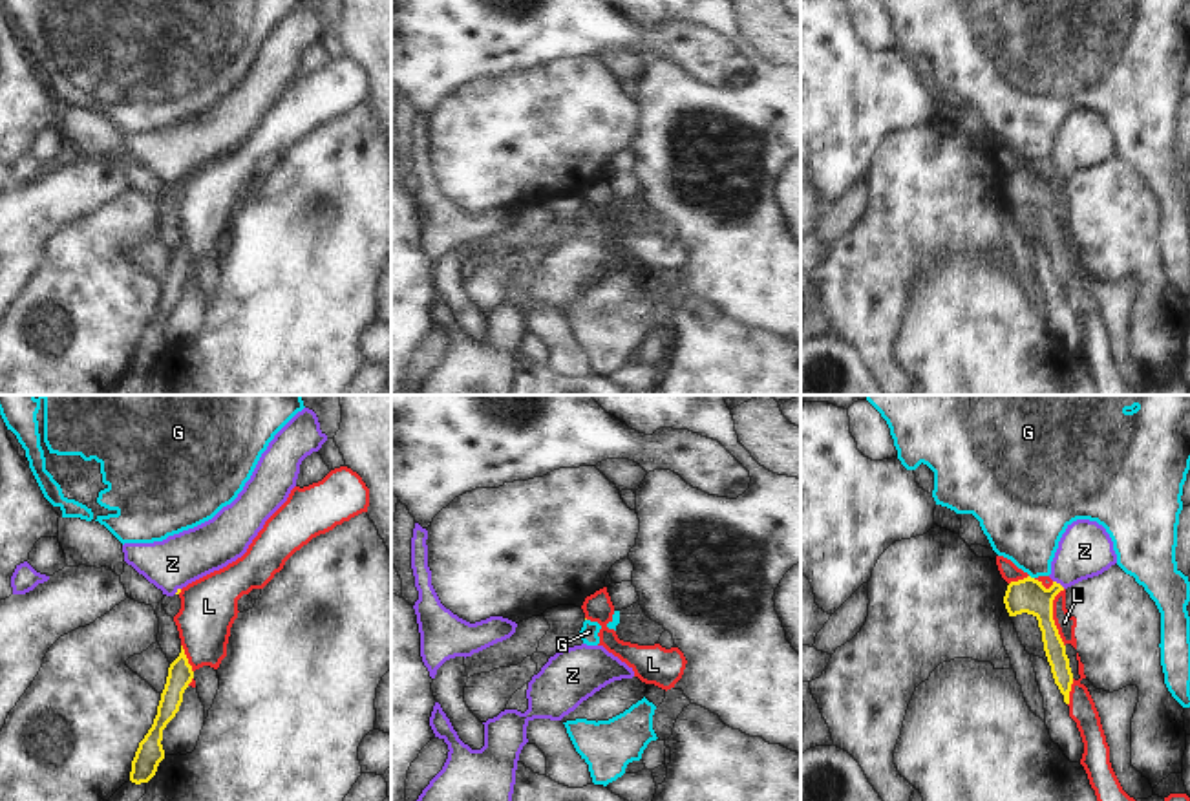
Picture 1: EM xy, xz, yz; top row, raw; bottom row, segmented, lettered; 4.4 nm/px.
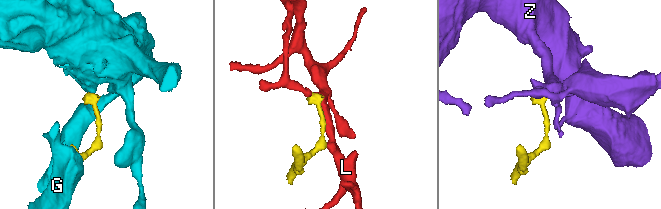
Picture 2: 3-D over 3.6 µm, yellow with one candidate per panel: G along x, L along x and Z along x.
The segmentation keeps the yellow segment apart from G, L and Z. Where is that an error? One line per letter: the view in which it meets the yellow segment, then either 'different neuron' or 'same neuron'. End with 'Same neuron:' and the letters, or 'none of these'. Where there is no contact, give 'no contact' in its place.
G: contact in yz; different neuron
L: contact in yz; different neuron
Z: contact in yz; same neuron
Same neuron: Z

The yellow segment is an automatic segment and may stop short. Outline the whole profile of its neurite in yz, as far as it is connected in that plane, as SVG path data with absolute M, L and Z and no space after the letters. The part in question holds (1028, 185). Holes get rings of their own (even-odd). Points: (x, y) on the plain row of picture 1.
M1077 110L1068 115L1058 132L1058 139L1051 152L1049 168L1053 170L1053 176L1049 179L1031 166L1007 176L1004 194L1009 207L1027 203L1038 210L1044 241L1055 274L1064 285L1066 294L1069 294L1073 263L1066 245L1066 236L1053 210L1053 190L1060 181L1082 170L1099 166L1115 154L1117 144L1106 119L1097 112Z

